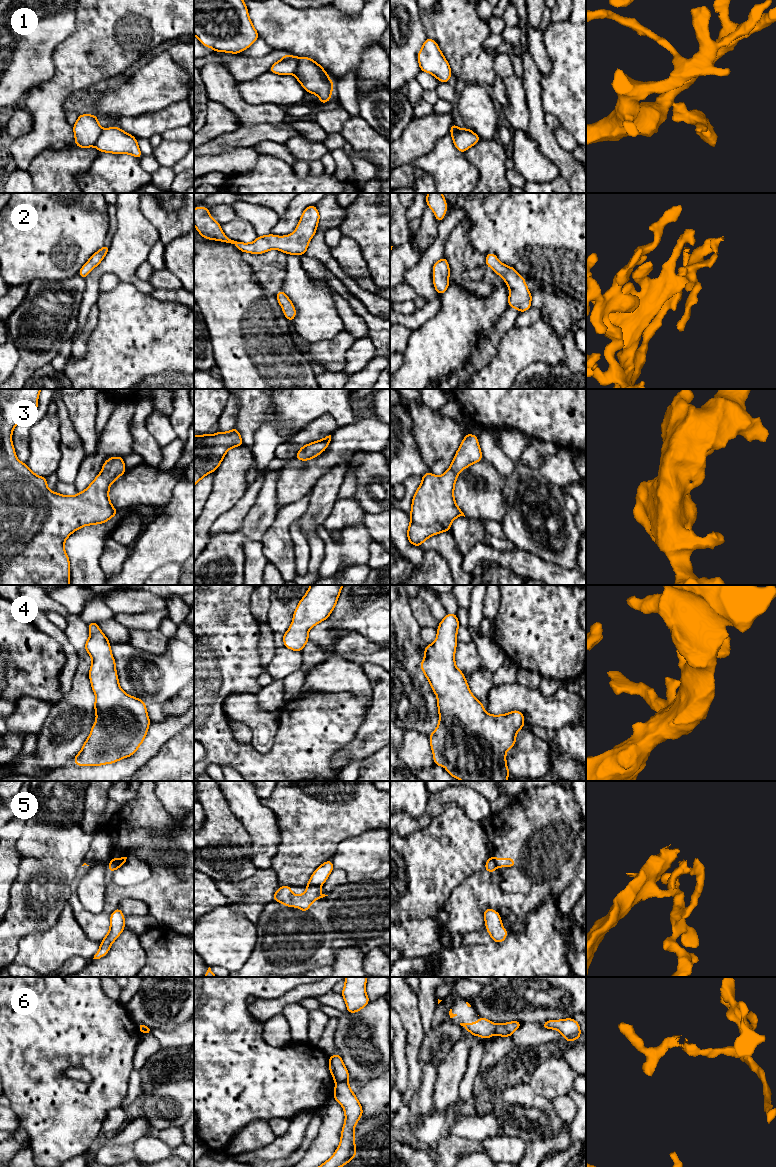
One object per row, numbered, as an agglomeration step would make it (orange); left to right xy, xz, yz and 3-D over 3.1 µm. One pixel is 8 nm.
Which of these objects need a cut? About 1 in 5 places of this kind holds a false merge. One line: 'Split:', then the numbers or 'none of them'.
Split: 1, 5, 6

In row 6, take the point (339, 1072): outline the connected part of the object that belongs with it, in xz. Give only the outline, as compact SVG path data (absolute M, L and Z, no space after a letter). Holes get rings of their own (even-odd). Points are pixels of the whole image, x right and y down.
M340 1054L329 1056L329 1070L336 1083L348 1081L349 1072Z

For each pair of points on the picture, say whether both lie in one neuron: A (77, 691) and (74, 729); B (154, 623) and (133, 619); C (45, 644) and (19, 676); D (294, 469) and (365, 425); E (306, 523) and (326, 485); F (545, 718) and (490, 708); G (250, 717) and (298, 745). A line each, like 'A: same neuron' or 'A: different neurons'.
A: same neuron
B: same neuron
C: same neuron
D: same neuron
E: same neuron
F: same neuron
G: different neurons

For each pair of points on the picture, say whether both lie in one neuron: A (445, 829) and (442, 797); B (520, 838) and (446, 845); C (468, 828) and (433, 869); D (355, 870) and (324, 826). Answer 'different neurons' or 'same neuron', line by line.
A: different neurons
B: different neurons
C: same neuron
D: different neurons

